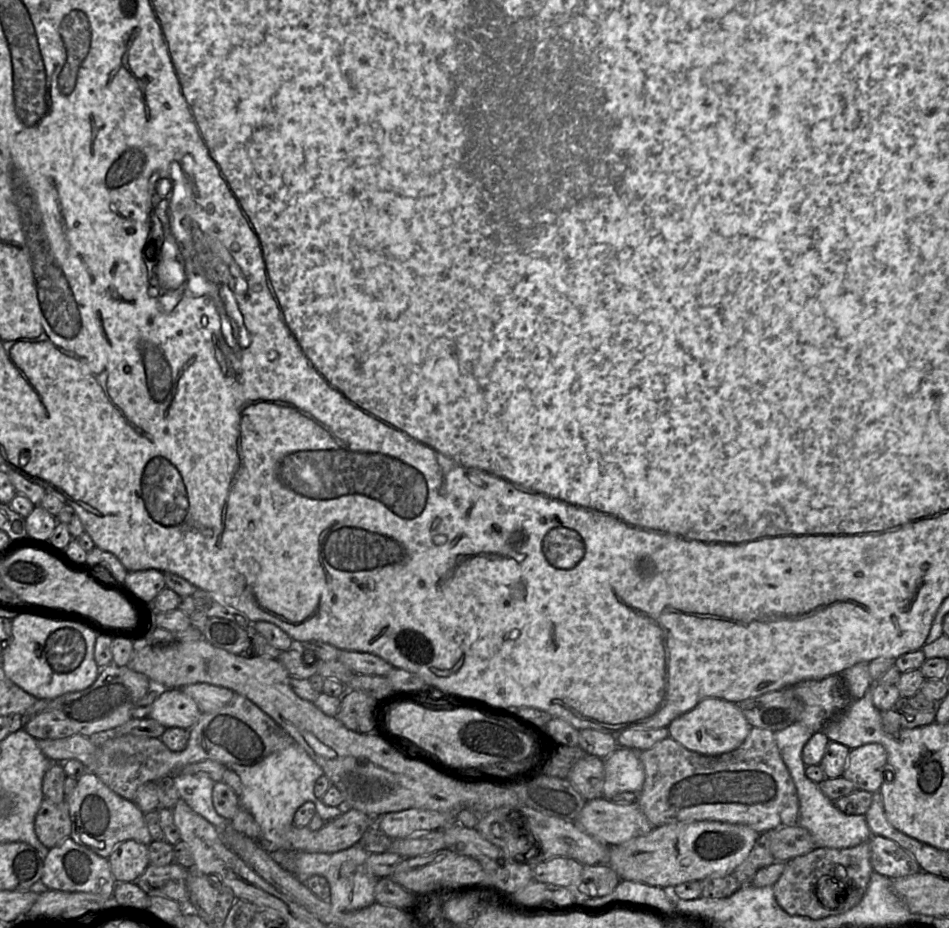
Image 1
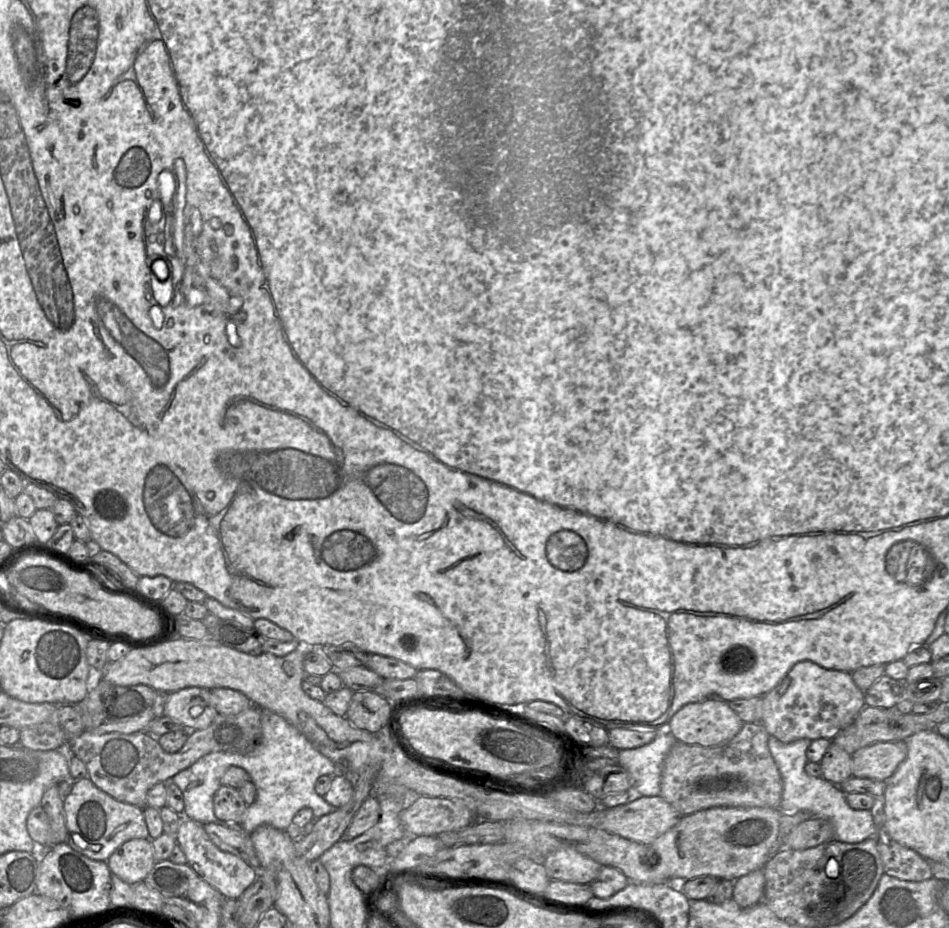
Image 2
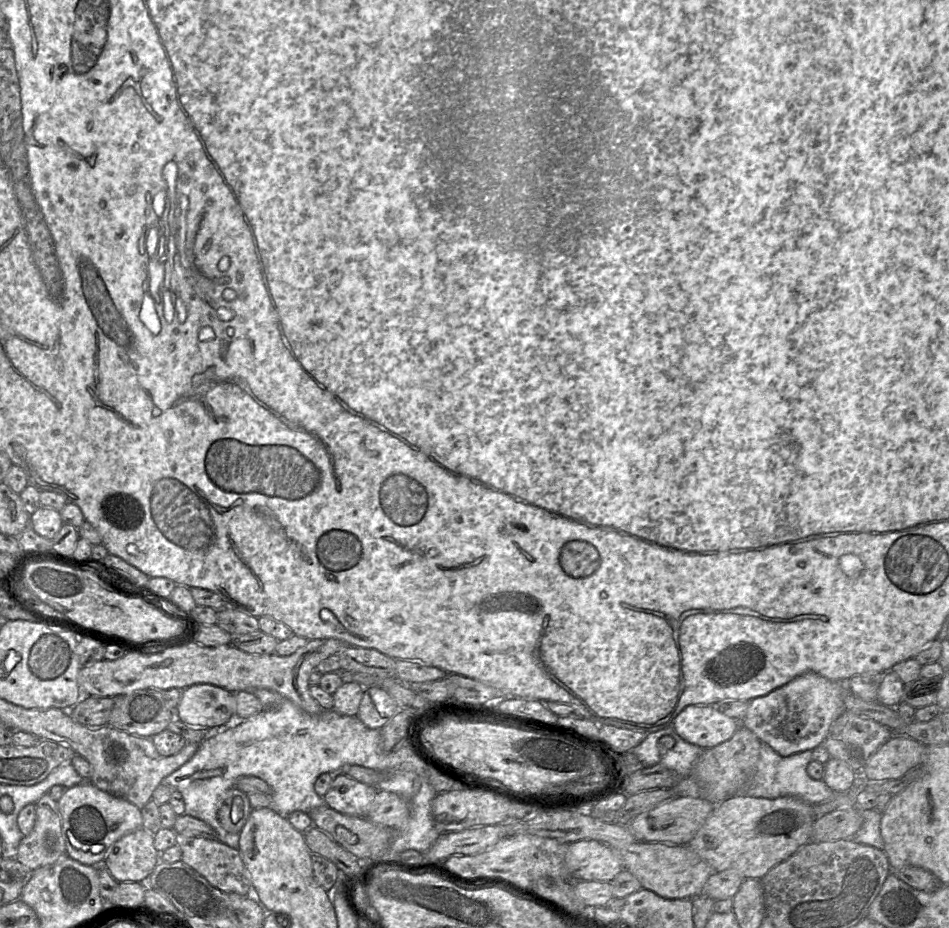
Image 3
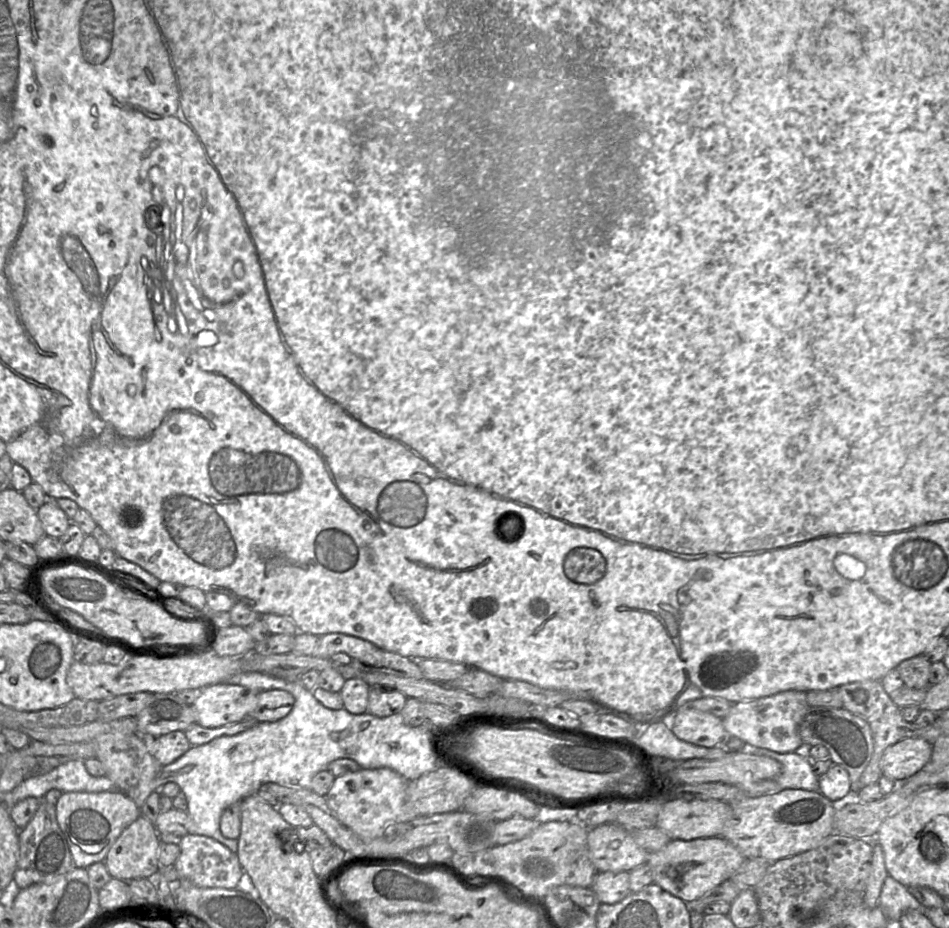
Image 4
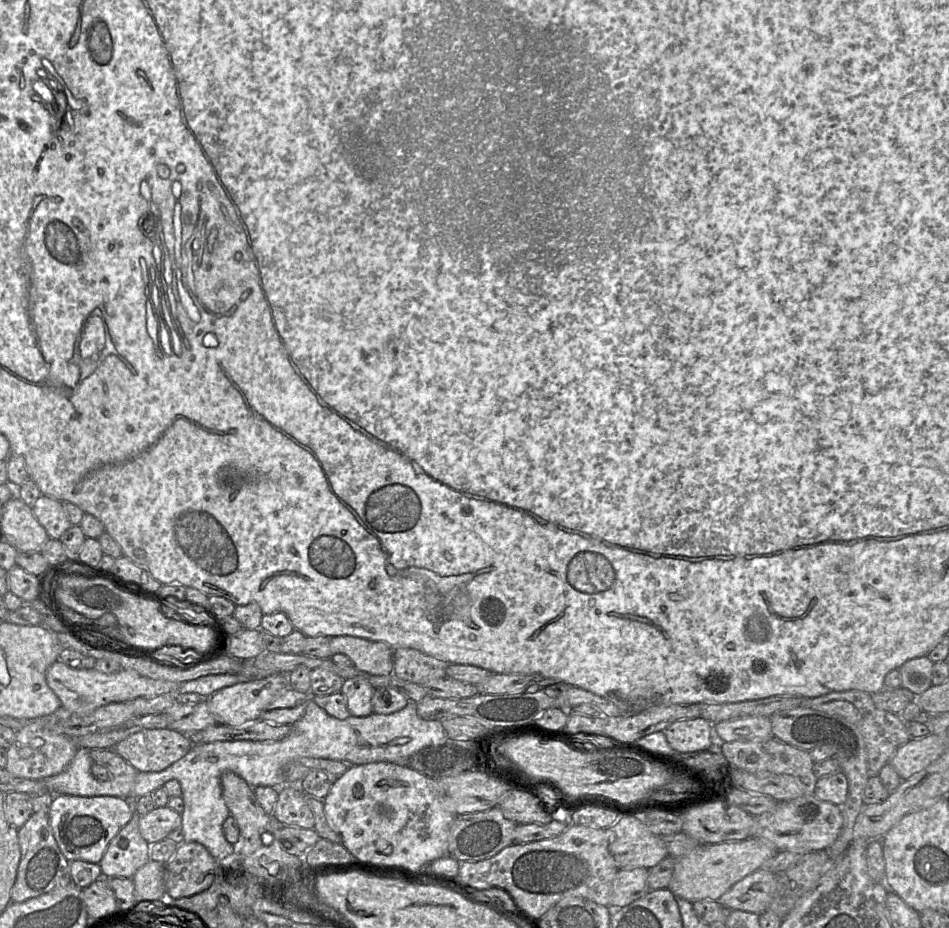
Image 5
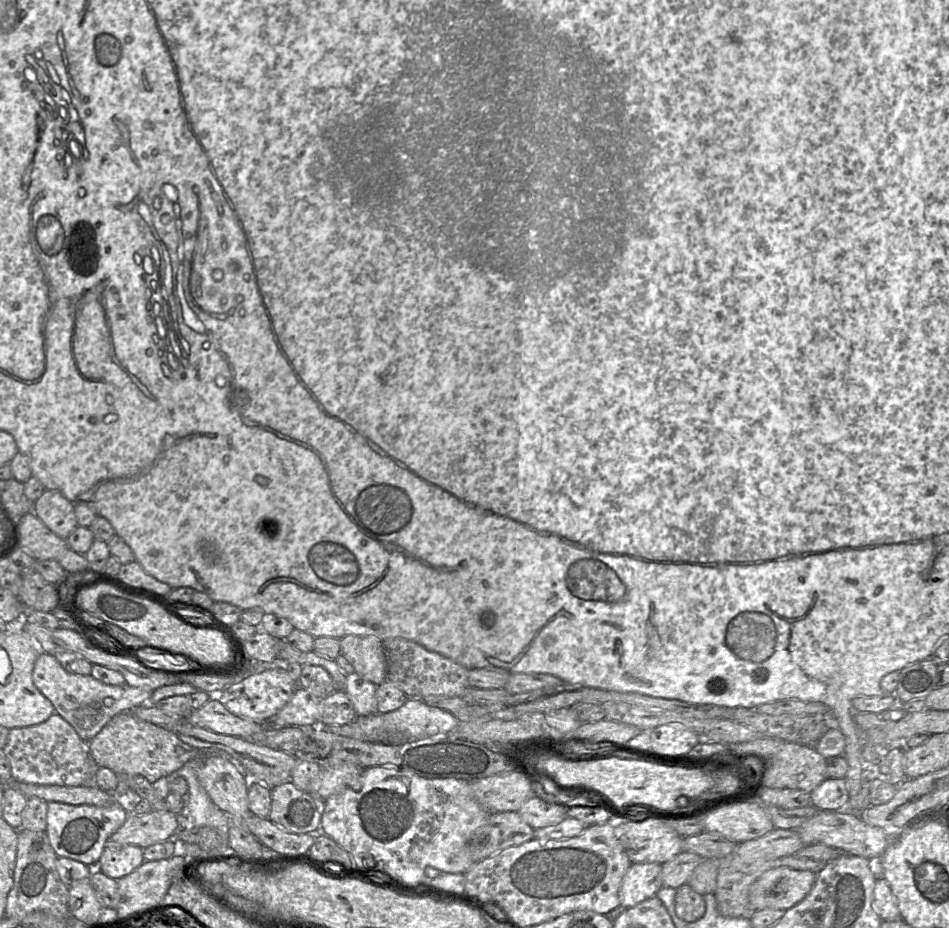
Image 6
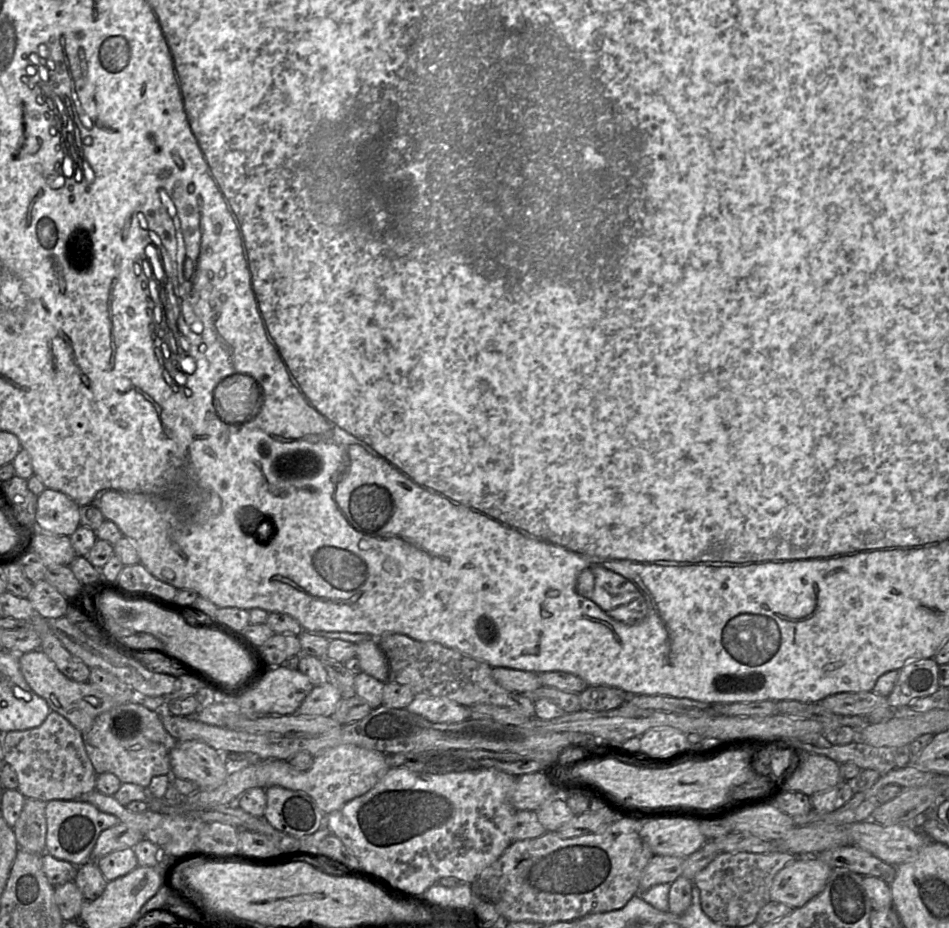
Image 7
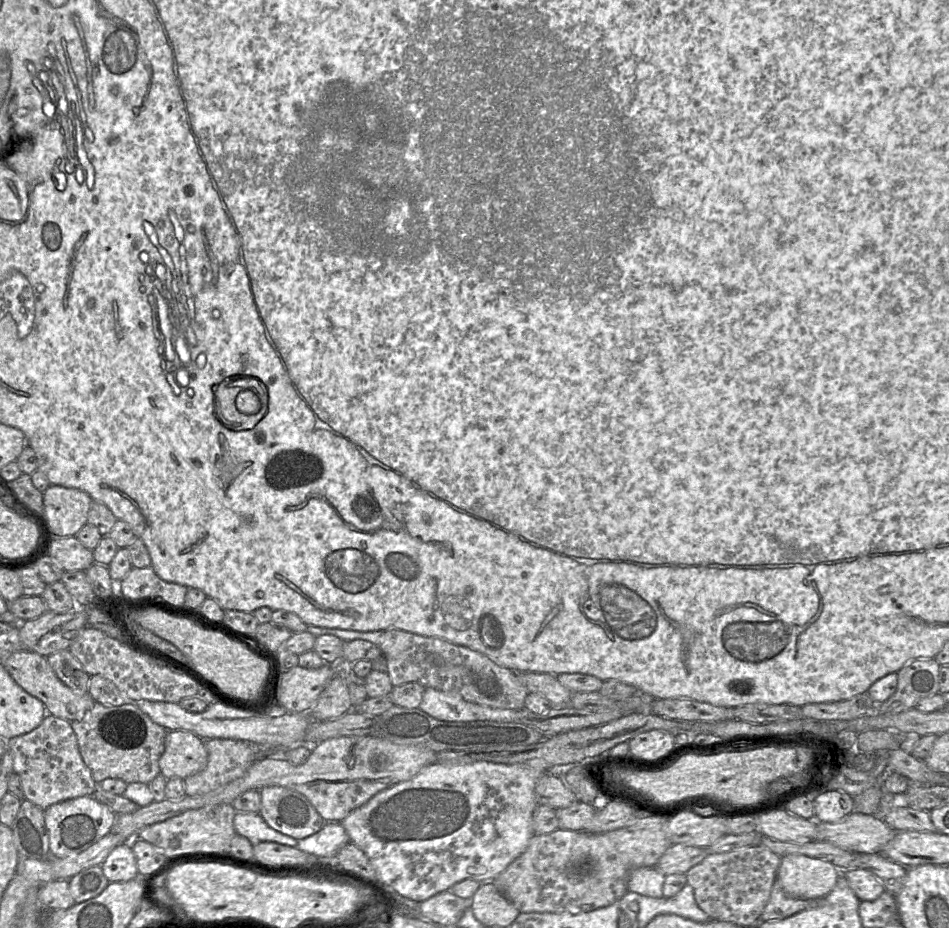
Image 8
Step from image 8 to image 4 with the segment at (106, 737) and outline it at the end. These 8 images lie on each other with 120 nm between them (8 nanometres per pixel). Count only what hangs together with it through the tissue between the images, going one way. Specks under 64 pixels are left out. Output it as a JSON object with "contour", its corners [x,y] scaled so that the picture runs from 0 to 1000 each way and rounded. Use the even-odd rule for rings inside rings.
{"contour":[[[185,787],[170,793],[149,792],[156,810],[175,825],[194,814],[201,802],[194,788]]]}

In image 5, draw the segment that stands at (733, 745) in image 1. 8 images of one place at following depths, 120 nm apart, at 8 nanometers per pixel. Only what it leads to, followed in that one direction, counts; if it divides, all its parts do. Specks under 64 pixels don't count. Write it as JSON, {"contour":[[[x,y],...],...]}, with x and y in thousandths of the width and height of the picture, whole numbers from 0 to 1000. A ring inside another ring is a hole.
{"contour":[[[734,773],[714,776],[699,787],[706,805],[715,813],[745,808],[763,801],[751,787],[751,780]]]}

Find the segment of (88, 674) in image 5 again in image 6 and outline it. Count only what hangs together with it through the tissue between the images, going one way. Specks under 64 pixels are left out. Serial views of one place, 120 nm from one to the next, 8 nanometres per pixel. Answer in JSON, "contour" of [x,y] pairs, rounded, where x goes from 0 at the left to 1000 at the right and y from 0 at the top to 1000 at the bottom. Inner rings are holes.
{"contour":[[[44,703],[38,710],[34,732],[40,744],[54,755],[58,767],[70,776],[83,794],[94,800],[122,770],[137,767],[151,759],[156,759],[162,744],[113,738],[96,727],[77,726],[70,723],[56,705]]]}

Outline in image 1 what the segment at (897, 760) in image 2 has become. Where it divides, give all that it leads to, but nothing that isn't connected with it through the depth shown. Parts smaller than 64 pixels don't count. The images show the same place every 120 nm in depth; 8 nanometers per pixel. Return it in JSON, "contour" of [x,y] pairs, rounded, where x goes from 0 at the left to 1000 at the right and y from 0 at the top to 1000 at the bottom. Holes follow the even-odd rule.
{"contour":[[[915,801],[896,808],[887,837],[897,842],[902,851],[925,853],[935,822],[935,810],[925,801]]]}

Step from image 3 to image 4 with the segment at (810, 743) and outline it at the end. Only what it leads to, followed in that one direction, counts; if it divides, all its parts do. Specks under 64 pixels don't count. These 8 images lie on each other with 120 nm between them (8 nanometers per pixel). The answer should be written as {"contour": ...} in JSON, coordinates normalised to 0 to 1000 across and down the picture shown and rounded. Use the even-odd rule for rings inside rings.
{"contour":[[[830,744],[808,751],[773,758],[767,769],[761,774],[761,779],[766,794],[780,796],[789,805],[830,811],[846,804],[841,783],[854,765],[849,746]]]}

